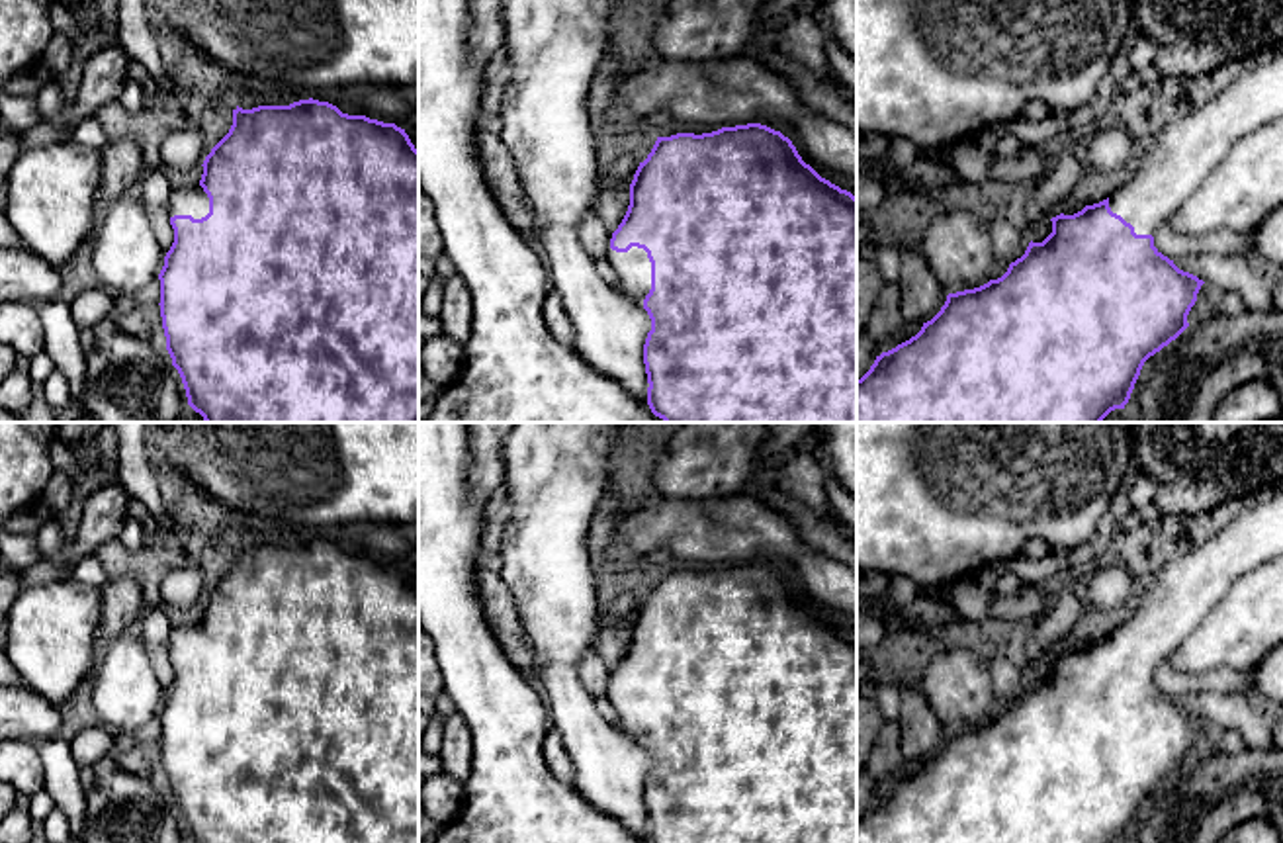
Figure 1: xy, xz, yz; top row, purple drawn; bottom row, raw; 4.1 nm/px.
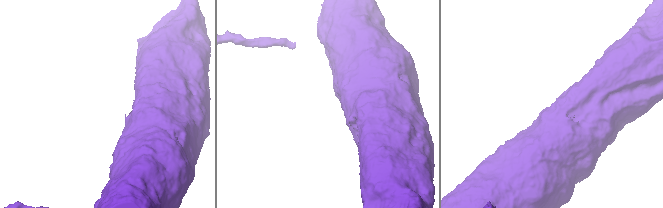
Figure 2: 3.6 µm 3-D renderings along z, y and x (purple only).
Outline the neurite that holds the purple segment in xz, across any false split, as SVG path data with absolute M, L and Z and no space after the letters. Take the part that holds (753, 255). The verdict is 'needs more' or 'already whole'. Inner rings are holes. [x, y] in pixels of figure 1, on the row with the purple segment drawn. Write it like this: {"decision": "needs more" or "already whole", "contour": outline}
{"decision": "needs more", "contour": "M761 123L712 133L657 137L630 184L628 211L606 252L618 276L616 289L640 303L651 331L643 344L647 405L665 422L857 422L857 198L821 178L780 131Z"}

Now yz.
{"decision": "needs more", "contour": "M1283 49L1269 63L1244 70L1205 106L1168 121L1160 133L1154 133L1150 143L1136 153L1123 186L1111 198L1085 205L1074 215L1060 213L1052 217L1052 233L1042 243L1031 241L1025 254L1011 262L1001 278L974 289L949 293L941 311L923 323L915 336L876 356L870 370L857 379L857 422L1101 422L1111 411L1125 409L1144 362L1189 327L1187 315L1205 284L1197 276L1179 270L1173 260L1154 246L1154 231L1172 219L1240 139L1279 117L1283 117Z"}

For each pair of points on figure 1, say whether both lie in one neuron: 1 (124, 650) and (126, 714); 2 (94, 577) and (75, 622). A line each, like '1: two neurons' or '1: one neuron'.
1: one neuron
2: two neurons

